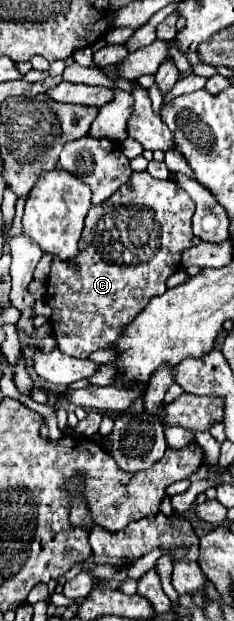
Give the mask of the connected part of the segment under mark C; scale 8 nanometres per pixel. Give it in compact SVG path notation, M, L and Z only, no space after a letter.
M147 171L131 173L129 181L121 185L113 197L101 205L93 205L85 217L85 227L79 241L79 255L73 261L61 261L53 257L51 273L47 279L45 303L51 307L51 327L61 353L87 359L89 353L97 349L107 349L121 335L121 329L137 317L137 313L149 303L151 297L167 291L165 279L173 275L181 265L181 253L193 243L191 217L195 213L195 203L191 197L179 189L171 179L153 179Z

